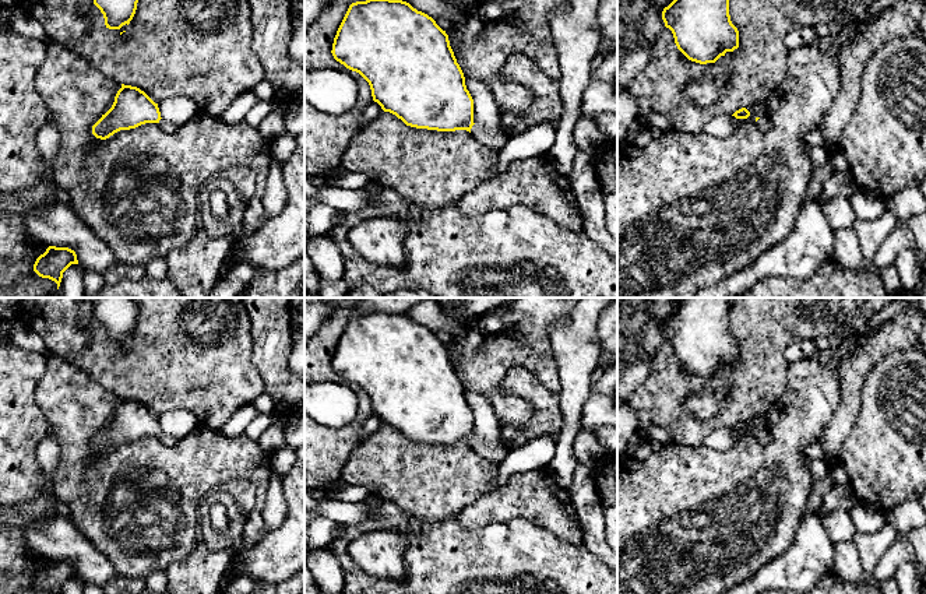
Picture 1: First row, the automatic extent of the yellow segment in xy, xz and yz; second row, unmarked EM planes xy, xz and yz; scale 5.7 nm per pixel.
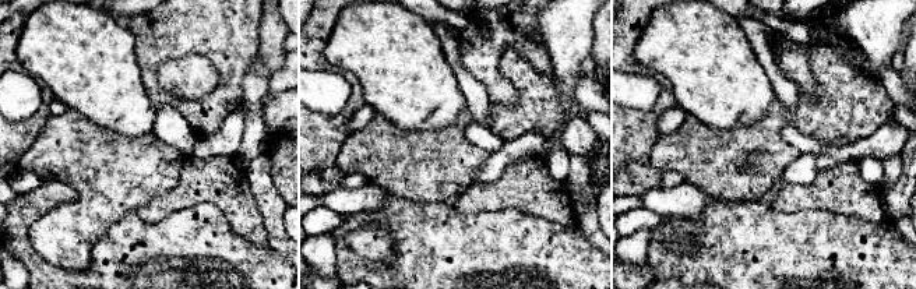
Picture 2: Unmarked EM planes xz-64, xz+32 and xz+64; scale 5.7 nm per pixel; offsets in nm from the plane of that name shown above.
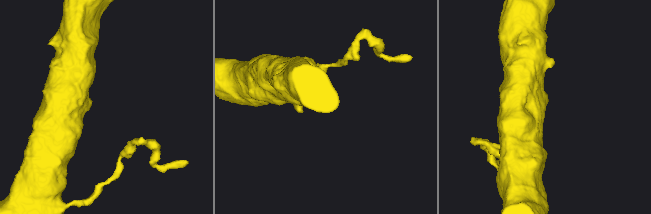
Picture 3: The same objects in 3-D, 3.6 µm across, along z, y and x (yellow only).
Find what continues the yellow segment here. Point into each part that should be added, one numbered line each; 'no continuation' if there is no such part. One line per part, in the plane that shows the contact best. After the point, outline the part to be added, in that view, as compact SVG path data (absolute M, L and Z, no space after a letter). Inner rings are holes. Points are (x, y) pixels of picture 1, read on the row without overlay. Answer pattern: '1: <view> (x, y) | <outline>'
1: xz (493, 453) | M478 437L472 439L471 449L485 460L497 464L501 463L508 453L508 449L506 446L487 444L480 442Z

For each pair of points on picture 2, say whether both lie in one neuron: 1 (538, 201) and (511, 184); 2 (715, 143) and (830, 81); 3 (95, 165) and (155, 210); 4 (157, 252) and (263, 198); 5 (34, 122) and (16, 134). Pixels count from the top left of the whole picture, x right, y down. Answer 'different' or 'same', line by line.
1: same
2: same
3: different
4: different
5: same

